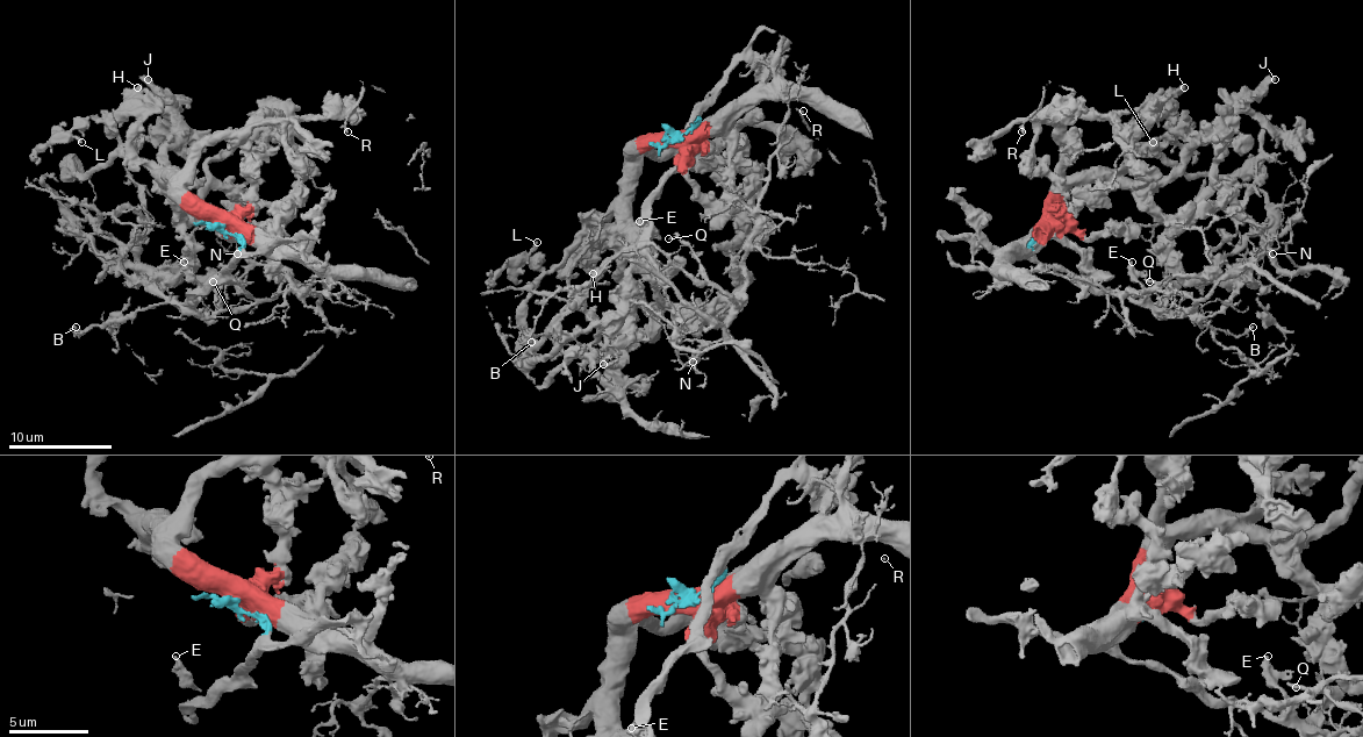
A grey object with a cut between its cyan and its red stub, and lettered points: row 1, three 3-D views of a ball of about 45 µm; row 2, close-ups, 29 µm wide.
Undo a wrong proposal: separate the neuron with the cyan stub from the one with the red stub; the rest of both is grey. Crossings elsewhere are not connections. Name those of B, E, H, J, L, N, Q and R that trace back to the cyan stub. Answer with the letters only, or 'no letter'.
B, E, N, Q

